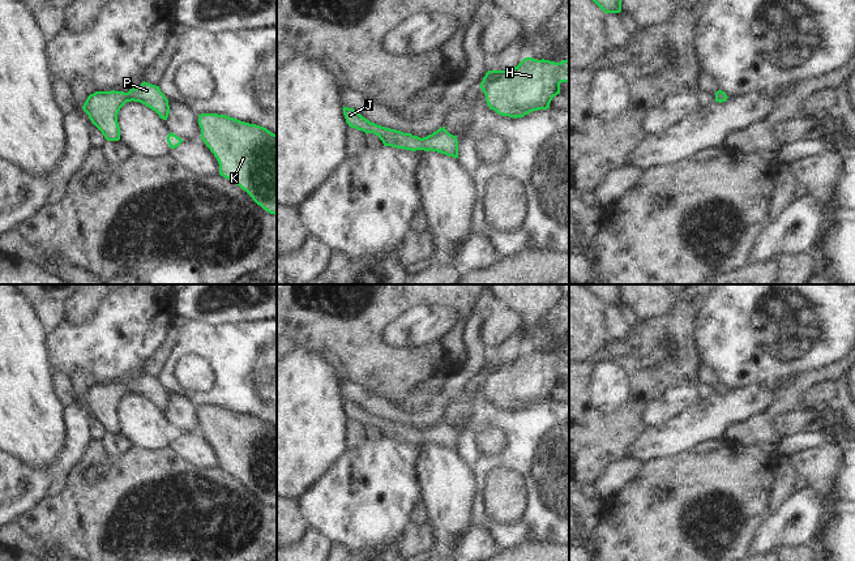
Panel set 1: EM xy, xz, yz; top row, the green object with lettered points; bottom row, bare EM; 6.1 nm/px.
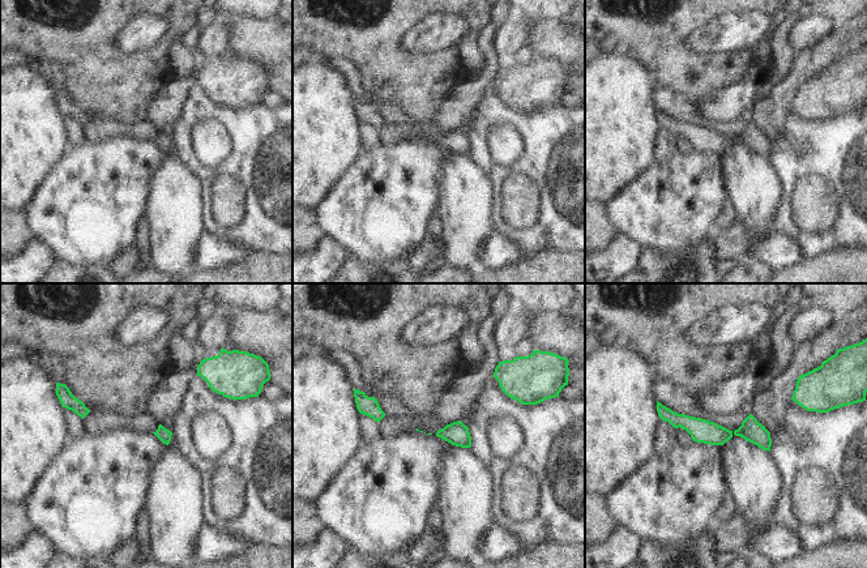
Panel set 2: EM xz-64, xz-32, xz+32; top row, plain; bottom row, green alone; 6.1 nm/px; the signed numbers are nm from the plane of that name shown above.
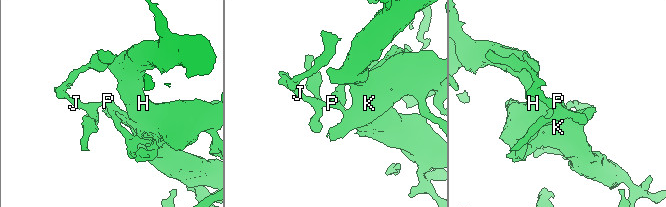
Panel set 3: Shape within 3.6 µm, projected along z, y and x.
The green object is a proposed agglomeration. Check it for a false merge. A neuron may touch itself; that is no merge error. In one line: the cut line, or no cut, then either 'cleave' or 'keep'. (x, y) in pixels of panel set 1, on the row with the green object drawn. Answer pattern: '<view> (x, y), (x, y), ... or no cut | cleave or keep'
no cut | keep

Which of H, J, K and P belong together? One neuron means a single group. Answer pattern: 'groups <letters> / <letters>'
groups H J K P

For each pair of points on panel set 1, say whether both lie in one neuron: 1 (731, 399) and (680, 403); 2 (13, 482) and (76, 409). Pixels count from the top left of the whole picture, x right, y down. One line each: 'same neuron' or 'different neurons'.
1: different neurons
2: same neuron

